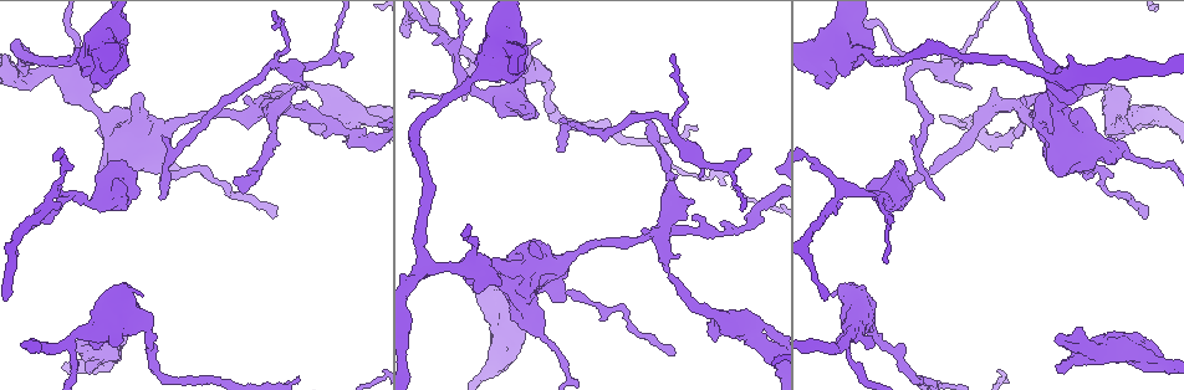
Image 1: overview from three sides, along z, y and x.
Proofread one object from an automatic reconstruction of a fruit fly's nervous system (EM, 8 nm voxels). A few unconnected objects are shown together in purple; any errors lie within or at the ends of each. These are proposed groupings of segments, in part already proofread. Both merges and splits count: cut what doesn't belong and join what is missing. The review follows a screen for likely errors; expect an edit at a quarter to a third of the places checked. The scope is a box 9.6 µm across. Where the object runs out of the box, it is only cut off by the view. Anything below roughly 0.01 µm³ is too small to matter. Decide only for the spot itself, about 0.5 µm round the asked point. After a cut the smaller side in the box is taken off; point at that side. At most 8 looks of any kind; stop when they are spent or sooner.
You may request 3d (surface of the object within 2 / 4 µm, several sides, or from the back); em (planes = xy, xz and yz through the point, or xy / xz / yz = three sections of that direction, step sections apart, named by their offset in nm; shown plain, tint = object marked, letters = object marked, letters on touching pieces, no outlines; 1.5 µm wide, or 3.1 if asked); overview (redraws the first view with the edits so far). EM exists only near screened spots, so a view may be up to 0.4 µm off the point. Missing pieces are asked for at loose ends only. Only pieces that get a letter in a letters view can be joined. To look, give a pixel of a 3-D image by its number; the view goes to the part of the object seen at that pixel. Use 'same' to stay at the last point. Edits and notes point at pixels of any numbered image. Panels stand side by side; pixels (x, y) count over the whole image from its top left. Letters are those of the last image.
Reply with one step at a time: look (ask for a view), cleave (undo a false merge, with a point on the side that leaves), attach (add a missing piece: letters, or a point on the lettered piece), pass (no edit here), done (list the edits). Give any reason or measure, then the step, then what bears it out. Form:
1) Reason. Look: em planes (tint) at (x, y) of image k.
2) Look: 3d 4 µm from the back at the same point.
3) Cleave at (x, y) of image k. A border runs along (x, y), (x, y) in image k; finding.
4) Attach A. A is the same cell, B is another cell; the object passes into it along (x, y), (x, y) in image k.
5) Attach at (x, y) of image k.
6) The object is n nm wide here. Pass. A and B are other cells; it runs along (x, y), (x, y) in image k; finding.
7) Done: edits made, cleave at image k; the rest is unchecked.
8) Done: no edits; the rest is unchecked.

Free end. Look: 3d 4 µm at (235, 180) of image 1.

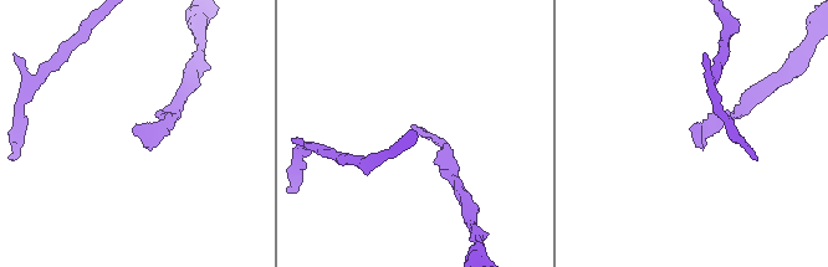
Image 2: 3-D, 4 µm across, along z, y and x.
Look: em xy step 4 (tint) at (692, 131) of image 2.

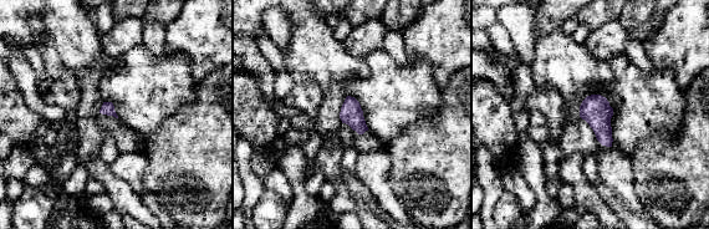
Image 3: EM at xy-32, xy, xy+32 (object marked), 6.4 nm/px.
Look: em planes (letters) at the same point.

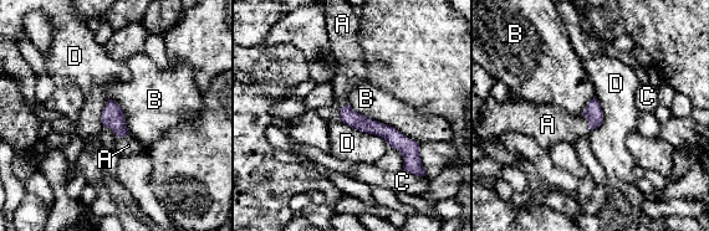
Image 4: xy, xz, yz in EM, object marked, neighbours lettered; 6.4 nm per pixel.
Attach A. A is the same cell, B, C and D are other cells; the object passes into it along (112, 117), (122, 137), (128, 145) in image 4; the cell continues.

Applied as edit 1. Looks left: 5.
Look: overview.

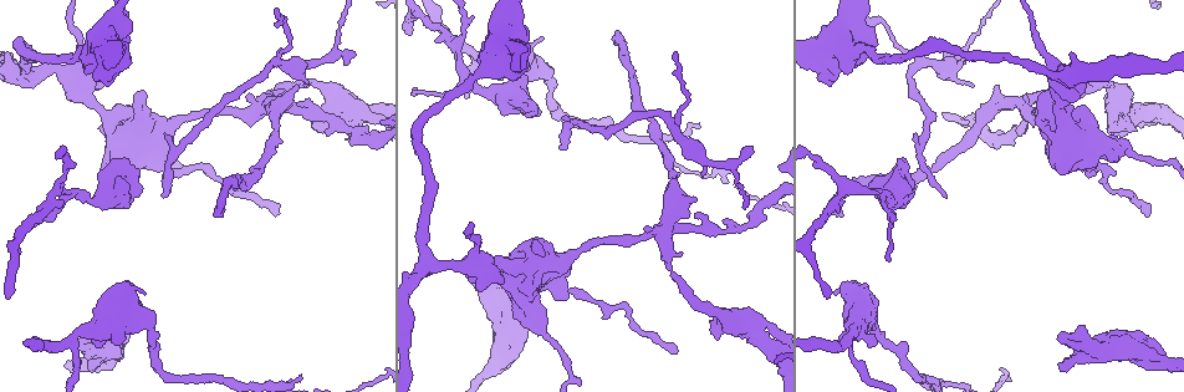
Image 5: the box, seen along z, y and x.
Look: em planes (tint) at (347, 65) of image 5.

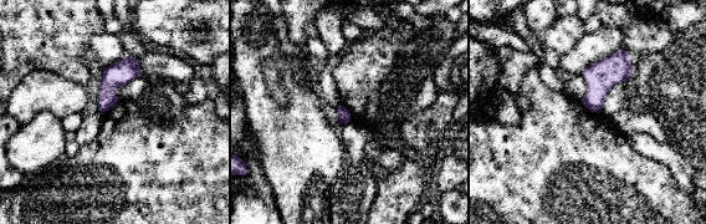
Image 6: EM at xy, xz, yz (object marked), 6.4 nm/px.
What lies round it. Look: em planes (letters) at the same point.

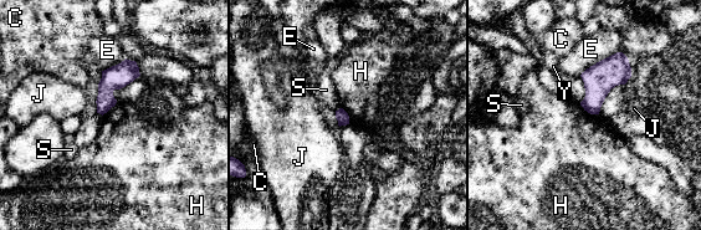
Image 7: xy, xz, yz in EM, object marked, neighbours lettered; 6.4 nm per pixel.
Pass. C, E, H, J, S and Y are other cells; a border runs along (579, 103), (588, 112), (598, 114) in image 7; none of them fits.

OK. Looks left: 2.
Thick turns thin. Look: em planes (plain) at (1024, 104) of image 5.

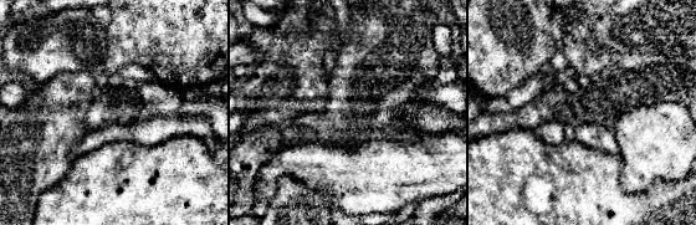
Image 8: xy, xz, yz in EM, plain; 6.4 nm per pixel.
See the neighbours. Look: em planes (letters) at the same point.

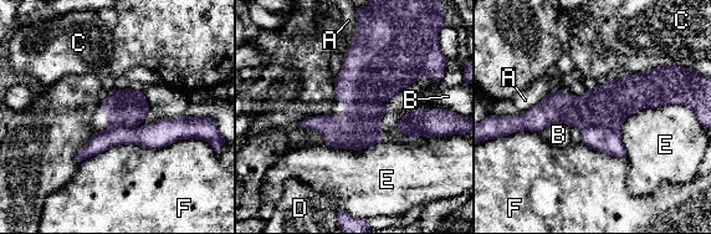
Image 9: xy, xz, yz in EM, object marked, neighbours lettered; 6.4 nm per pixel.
The object is 280 nm wide here. Cleave at (610, 103) of image 9. A, B, C, D, E and F are other cells; a border runs along (619, 128), (584, 126), (581, 130) in image 9; two cells meet here.

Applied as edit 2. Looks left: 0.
Done: edits made, attach at image 4, cleave at image 9; the rest is unchecked.

